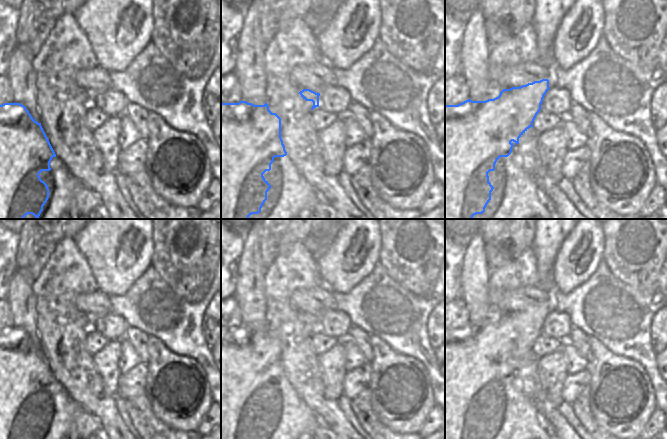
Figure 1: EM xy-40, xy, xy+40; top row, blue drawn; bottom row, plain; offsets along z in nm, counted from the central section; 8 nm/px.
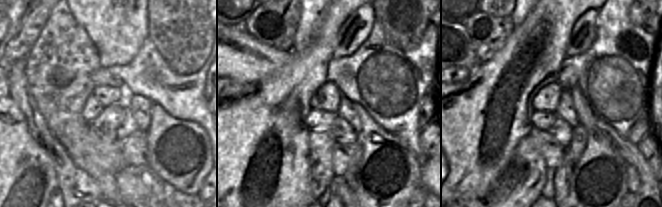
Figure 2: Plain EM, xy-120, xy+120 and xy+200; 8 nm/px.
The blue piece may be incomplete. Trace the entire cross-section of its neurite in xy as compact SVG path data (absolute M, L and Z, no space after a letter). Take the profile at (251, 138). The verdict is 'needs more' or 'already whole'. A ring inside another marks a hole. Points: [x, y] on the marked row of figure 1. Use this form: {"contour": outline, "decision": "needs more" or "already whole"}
{"contour": "M246 101L238 103L221 103L221 219L248 219L252 214L261 212L261 208L267 200L267 192L271 188L263 174L271 170L271 164L275 157L284 157L287 155L283 140L281 138L281 118L269 110L268 104L254 105Z", "decision": "already whole"}

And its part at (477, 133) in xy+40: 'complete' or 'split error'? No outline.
complete

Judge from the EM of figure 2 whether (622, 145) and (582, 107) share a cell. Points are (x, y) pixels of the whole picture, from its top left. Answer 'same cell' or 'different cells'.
different cells

